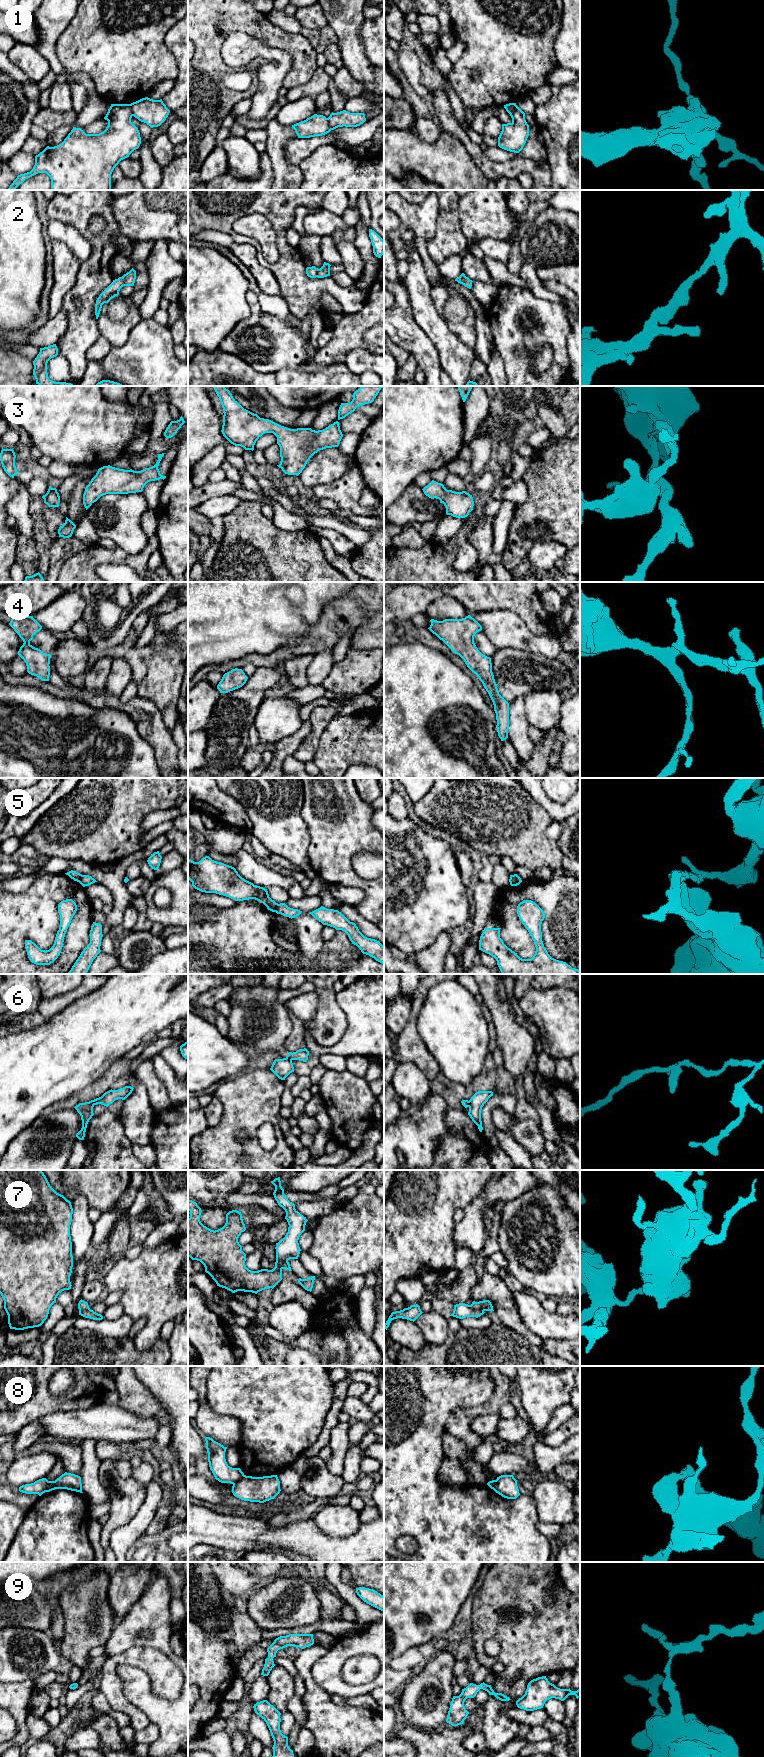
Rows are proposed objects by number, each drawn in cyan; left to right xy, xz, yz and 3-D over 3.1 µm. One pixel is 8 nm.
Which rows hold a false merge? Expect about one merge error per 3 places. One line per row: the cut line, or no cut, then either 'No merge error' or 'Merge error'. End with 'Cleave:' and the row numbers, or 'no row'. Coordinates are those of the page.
1: Split along xy (130, 104), (133, 115). Merge error
2: No split. No merge error
3: No split. No merge error
4: No split. No merge error
5: Split along xz (278, 904), (274, 911). Merge error
6: Split along xz (286, 1057), (291, 1060). Merge error
7: Split along yz (471, 1304), (474, 1308), (483, 1311). Merge error
8: Split along xz (245, 1475), (232, 1483). Merge error
9: No split. No merge error
Cleave: 1, 5, 6, 7, 8

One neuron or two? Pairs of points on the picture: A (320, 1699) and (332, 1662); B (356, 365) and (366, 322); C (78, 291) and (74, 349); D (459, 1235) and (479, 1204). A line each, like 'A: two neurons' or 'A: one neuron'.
A: two neurons
B: two neurons
C: one neuron
D: one neuron

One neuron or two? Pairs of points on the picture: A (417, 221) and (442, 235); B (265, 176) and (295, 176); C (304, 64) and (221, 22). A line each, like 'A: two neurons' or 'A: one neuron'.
A: two neurons
B: two neurons
C: one neuron

